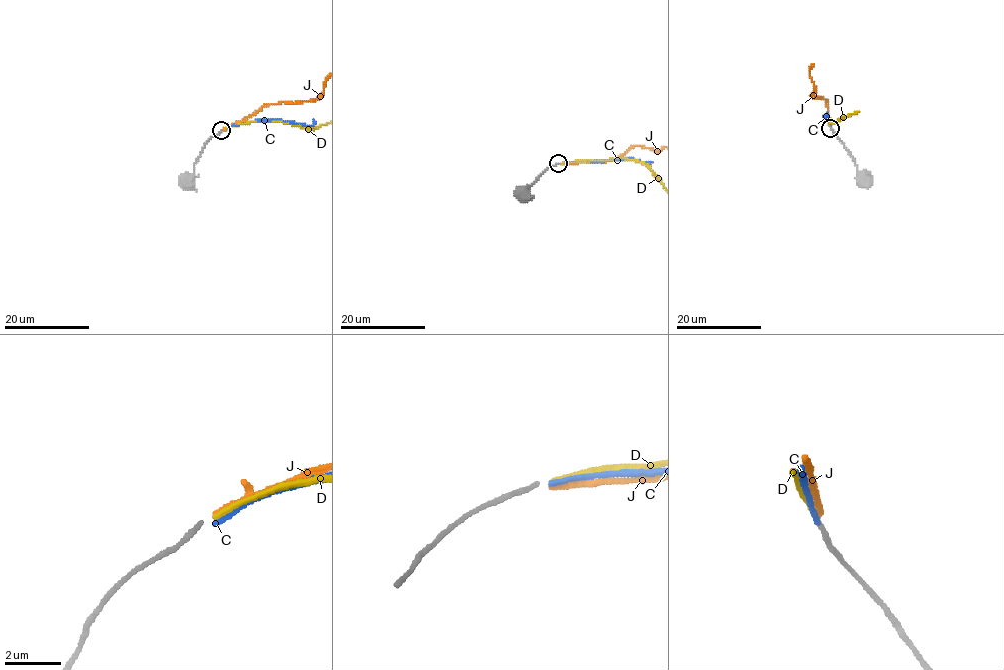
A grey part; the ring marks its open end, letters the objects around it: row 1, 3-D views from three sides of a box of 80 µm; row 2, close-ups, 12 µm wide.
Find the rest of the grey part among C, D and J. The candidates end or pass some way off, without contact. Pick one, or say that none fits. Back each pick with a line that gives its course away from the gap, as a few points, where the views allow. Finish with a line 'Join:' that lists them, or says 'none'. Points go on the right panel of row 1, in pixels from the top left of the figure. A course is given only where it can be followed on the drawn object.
Join: D

